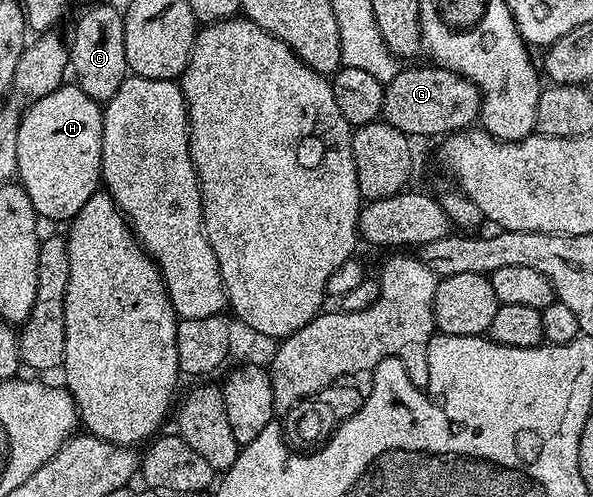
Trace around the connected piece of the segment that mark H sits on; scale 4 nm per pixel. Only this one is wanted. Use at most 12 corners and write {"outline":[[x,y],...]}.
{"outline":[[58,86],[19,120],[17,182],[70,223],[101,186],[103,106]]}

